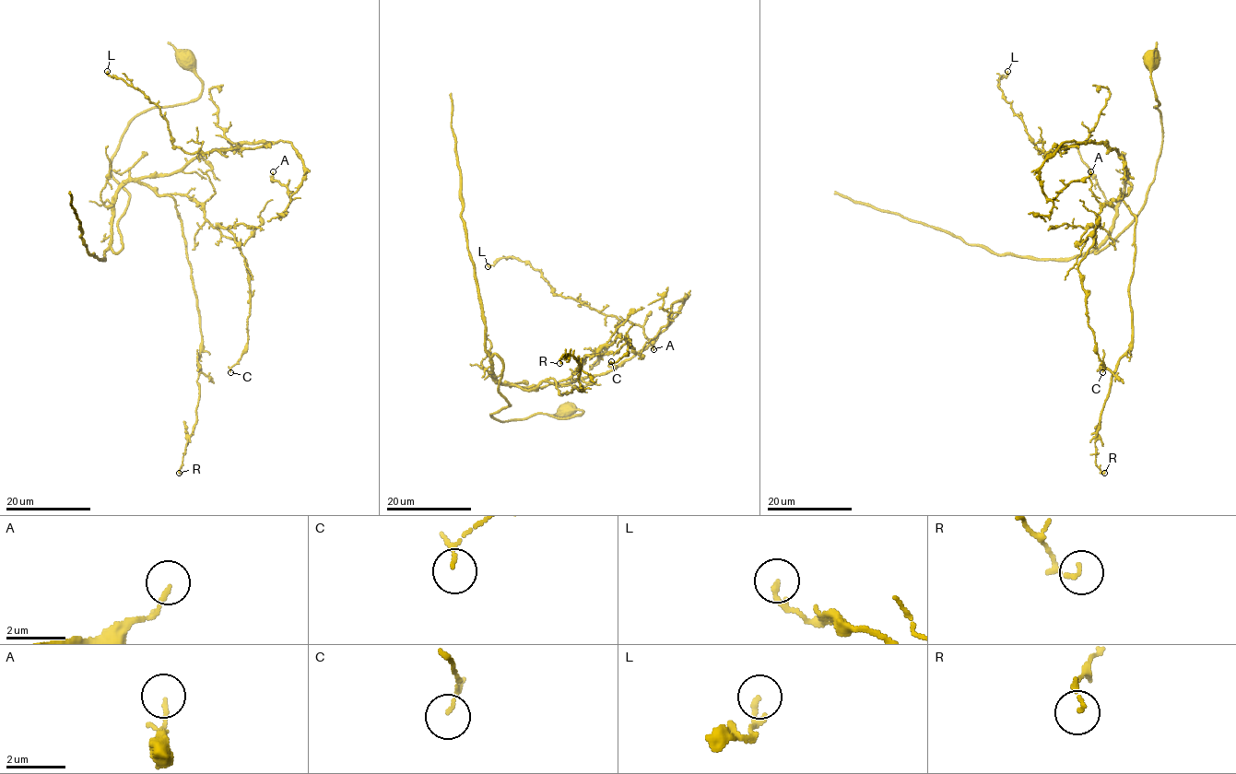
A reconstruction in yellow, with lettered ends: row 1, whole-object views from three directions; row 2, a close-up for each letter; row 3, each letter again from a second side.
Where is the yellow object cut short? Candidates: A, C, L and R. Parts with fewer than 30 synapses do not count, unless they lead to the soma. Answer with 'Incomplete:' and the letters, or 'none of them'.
Incomplete: none of them

